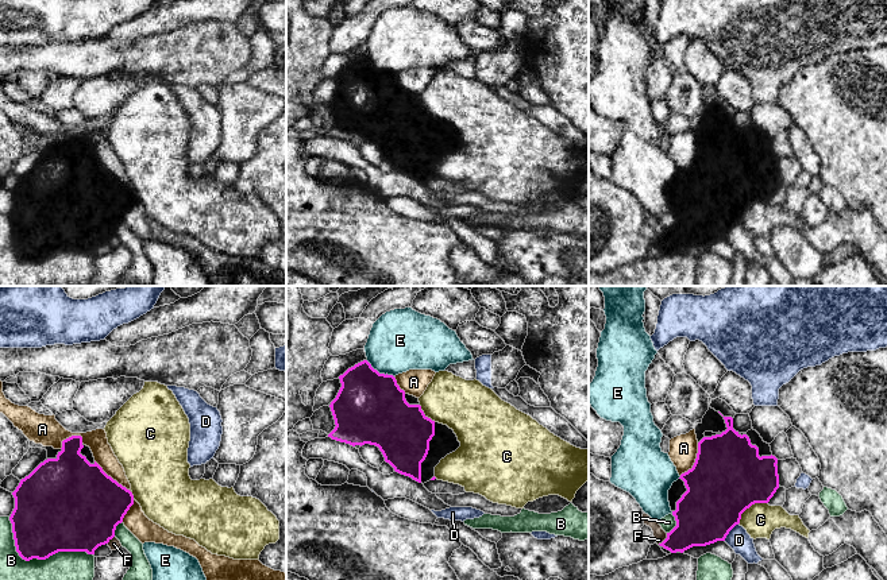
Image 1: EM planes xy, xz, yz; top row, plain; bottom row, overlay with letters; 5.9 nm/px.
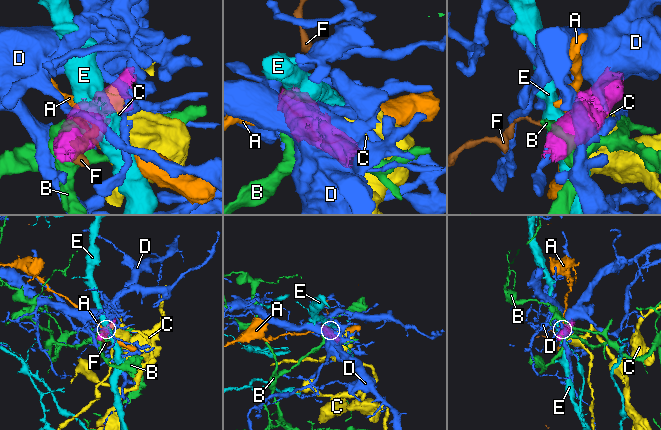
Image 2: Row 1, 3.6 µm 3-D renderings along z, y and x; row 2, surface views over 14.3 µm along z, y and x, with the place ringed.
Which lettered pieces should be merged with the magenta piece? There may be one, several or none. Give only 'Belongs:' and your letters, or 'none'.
Belongs: none

